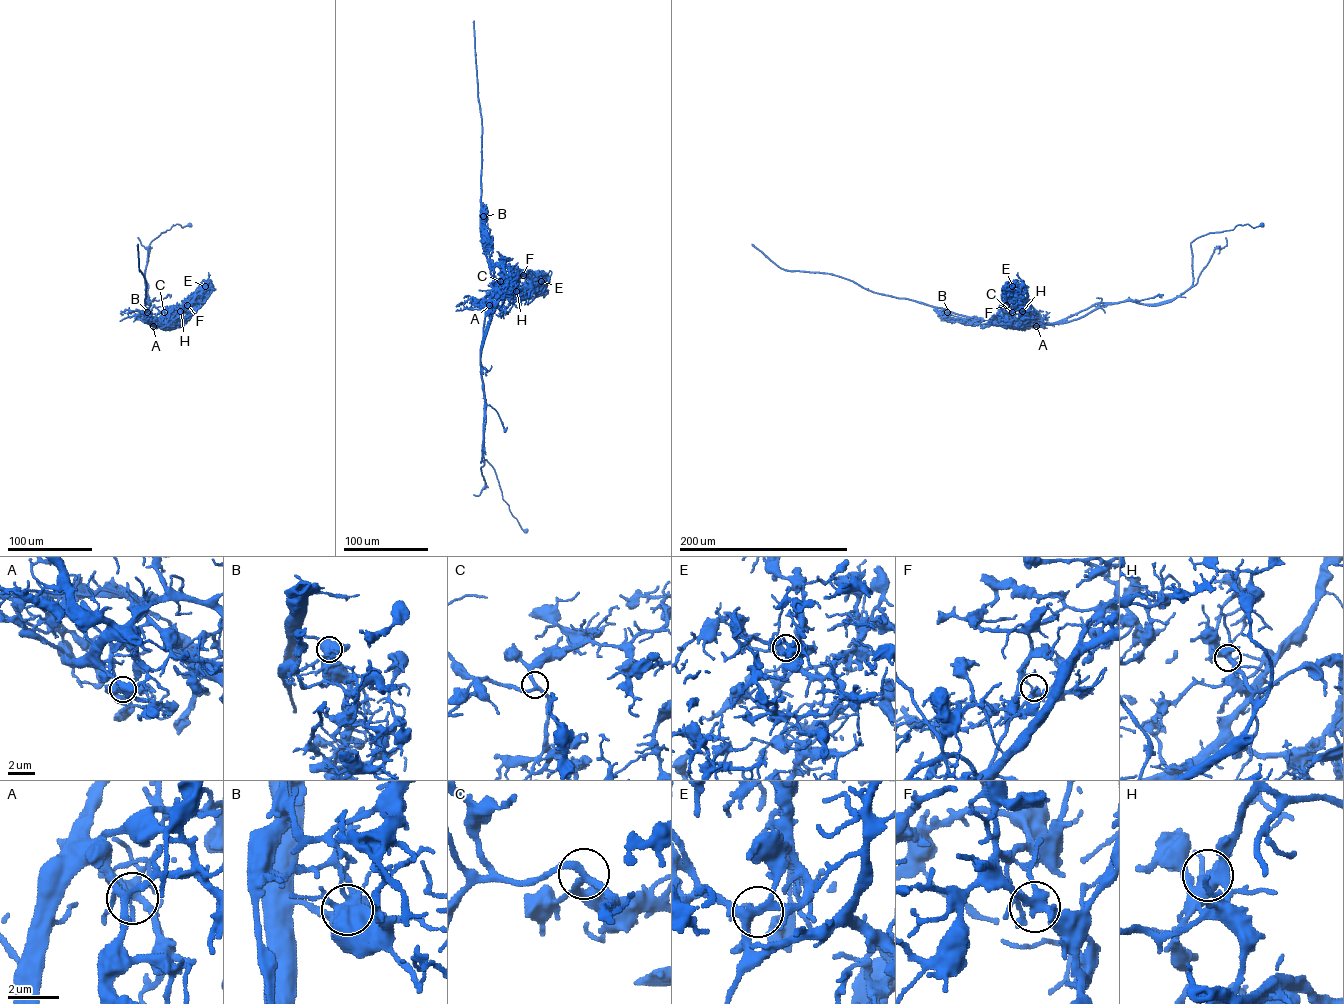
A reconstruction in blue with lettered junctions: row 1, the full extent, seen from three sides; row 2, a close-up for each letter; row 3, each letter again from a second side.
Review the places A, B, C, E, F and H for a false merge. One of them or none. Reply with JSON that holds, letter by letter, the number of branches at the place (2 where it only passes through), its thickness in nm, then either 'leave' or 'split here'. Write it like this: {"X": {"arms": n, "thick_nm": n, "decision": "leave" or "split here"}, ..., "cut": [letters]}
{"A": {"arms": 3, "thick_nm": 240, "decision": "leave"}, "B": {"arms": 4, "thick_nm": 650, "decision": "split here"}, "C": {"arms": 3, "thick_nm": 260, "decision": "leave"}, "E": {"arms": 4, "thick_nm": 360, "decision": "leave"}, "F": {"arms": 5, "thick_nm": 340, "decision": "leave"}, "H": {"arms": 5, "thick_nm": 460, "decision": "leave"}, "cut": ["B"]}

